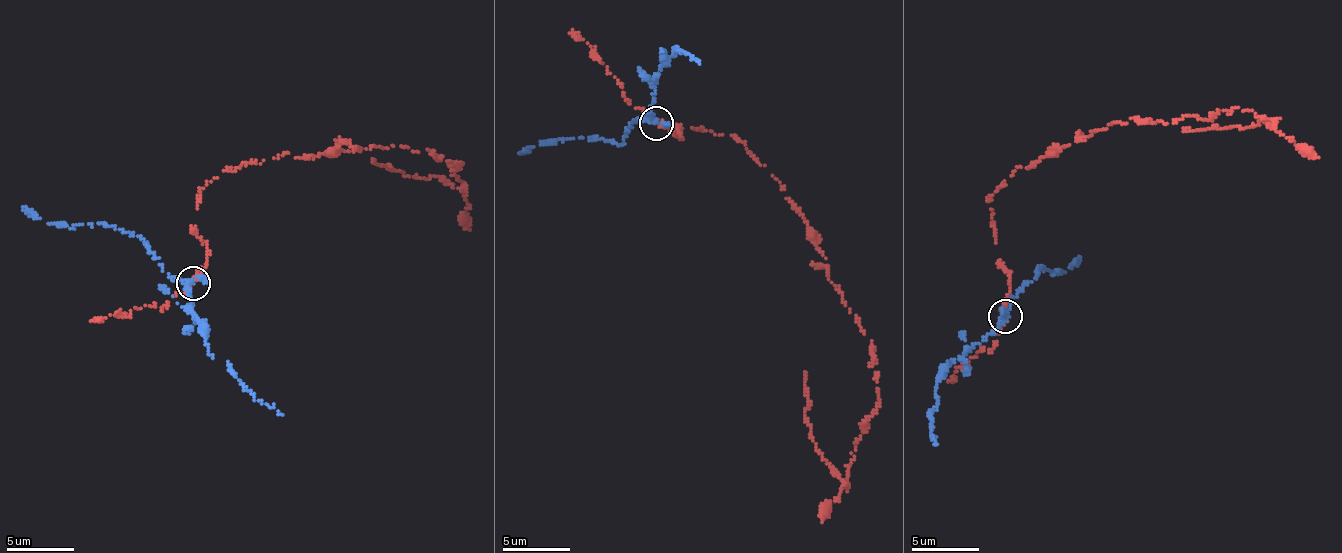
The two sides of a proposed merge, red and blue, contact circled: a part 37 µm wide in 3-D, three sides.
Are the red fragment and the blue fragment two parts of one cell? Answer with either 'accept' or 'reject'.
reject

